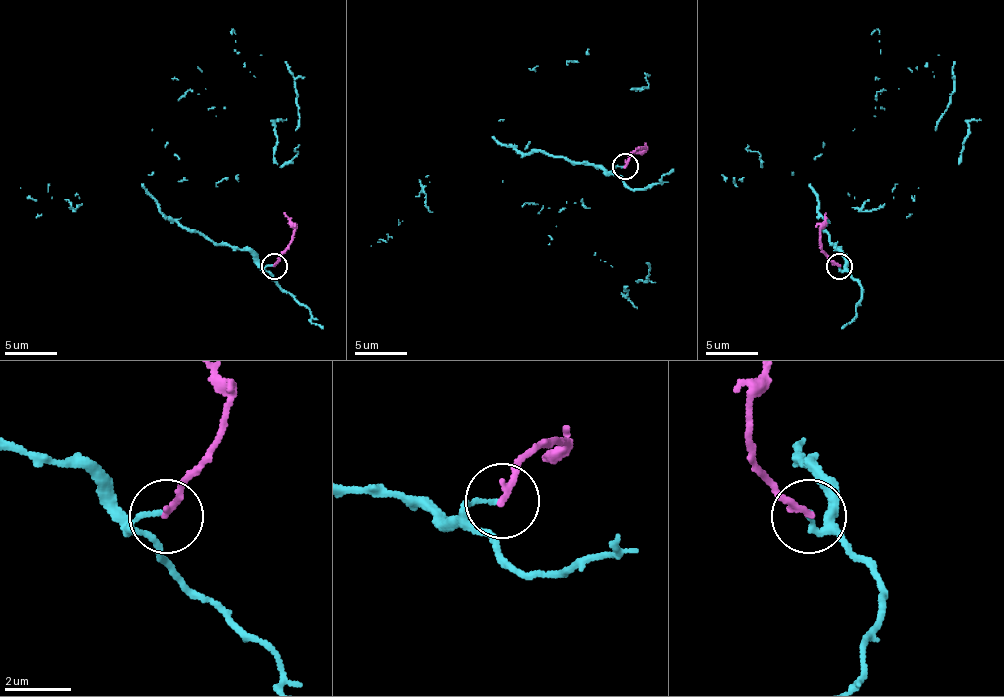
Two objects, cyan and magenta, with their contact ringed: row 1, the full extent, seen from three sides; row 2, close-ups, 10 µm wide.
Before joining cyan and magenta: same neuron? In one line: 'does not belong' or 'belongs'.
does not belong

